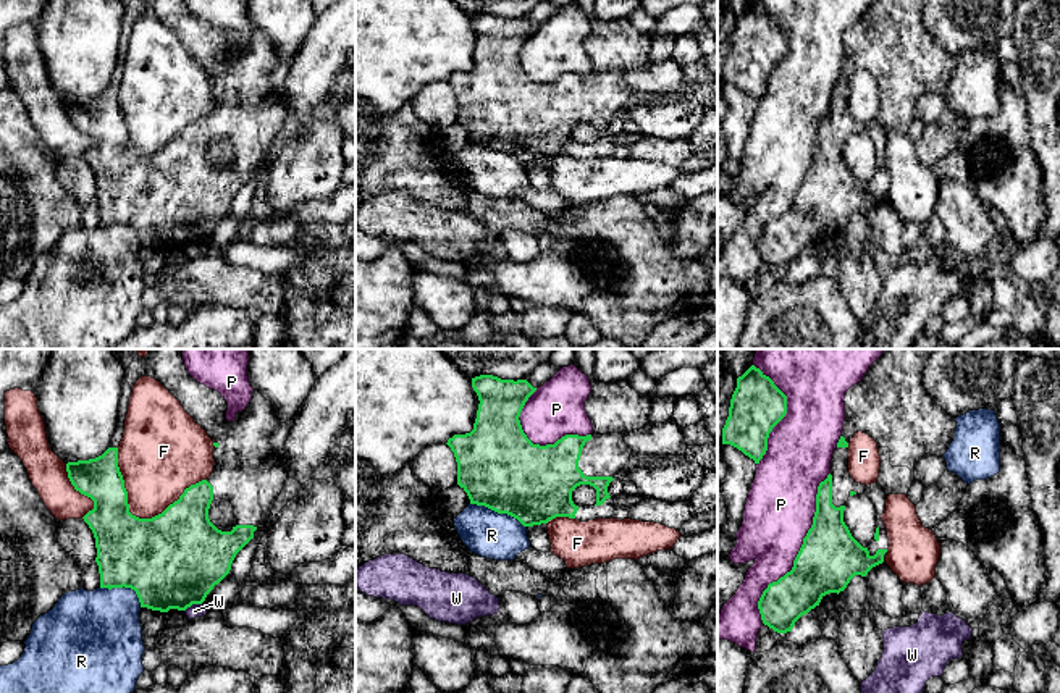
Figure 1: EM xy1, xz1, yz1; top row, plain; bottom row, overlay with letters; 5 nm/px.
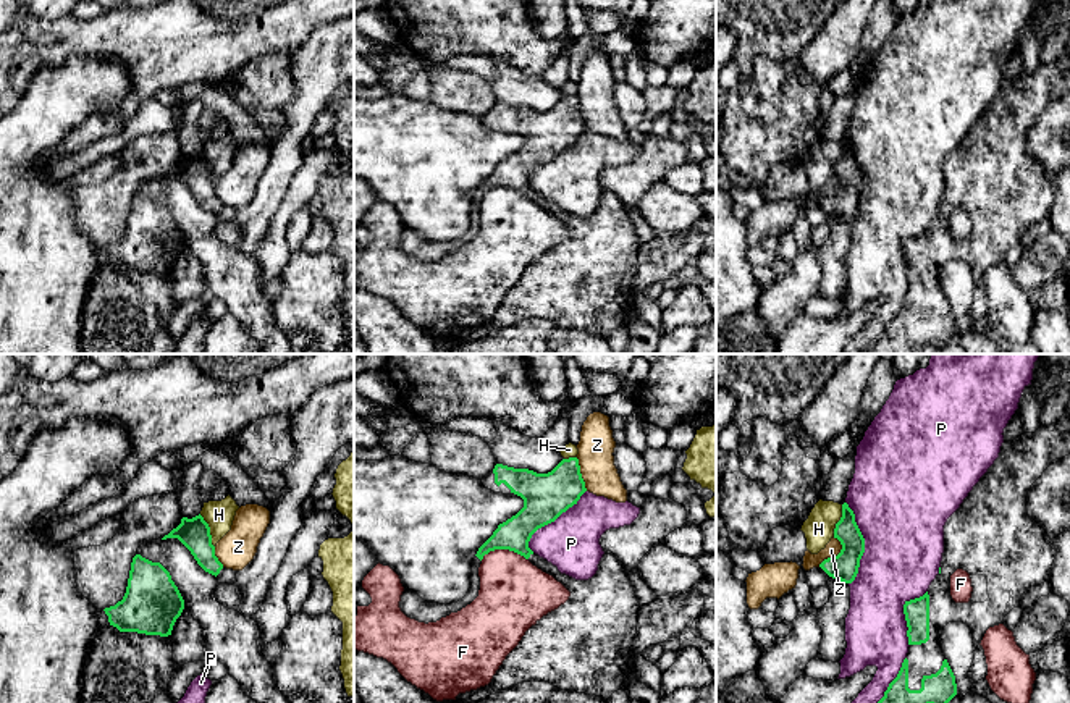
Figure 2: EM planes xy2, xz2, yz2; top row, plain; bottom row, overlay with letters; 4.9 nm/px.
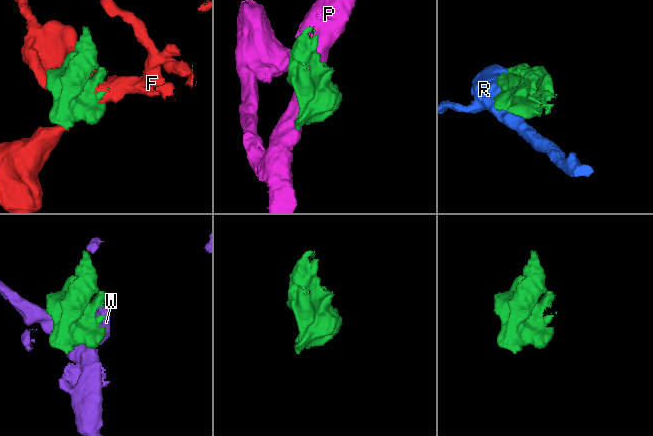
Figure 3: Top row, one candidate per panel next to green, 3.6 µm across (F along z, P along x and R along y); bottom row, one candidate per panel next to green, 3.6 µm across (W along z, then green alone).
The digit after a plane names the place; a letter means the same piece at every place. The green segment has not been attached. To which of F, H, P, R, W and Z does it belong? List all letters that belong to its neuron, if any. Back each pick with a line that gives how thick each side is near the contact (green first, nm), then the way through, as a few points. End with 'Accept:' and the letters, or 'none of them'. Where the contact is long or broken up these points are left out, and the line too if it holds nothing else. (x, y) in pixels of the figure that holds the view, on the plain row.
Accept: none of them

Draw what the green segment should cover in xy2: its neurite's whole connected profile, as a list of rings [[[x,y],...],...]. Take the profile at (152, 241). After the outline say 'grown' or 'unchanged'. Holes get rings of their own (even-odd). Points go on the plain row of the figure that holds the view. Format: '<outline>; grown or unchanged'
[[[136,192],[123,238],[103,249],[120,270],[168,275],[183,247],[184,238],[170,210]]]; unchanged

